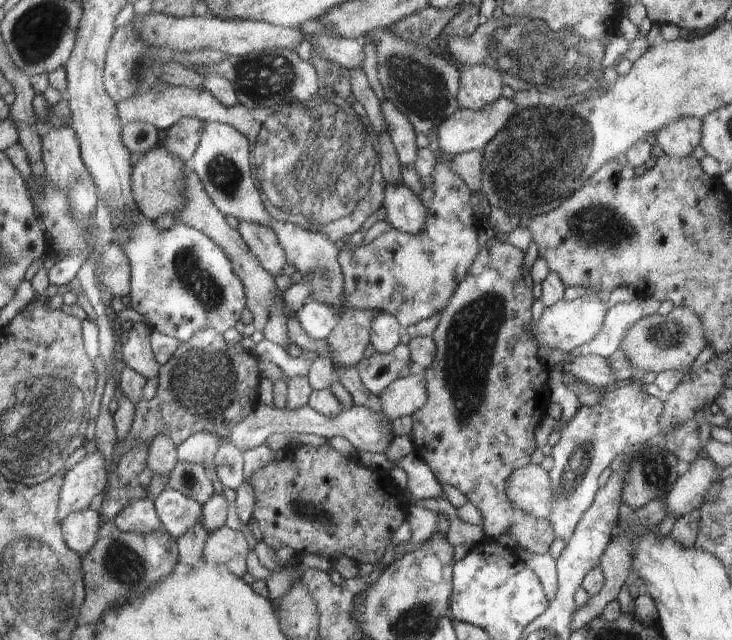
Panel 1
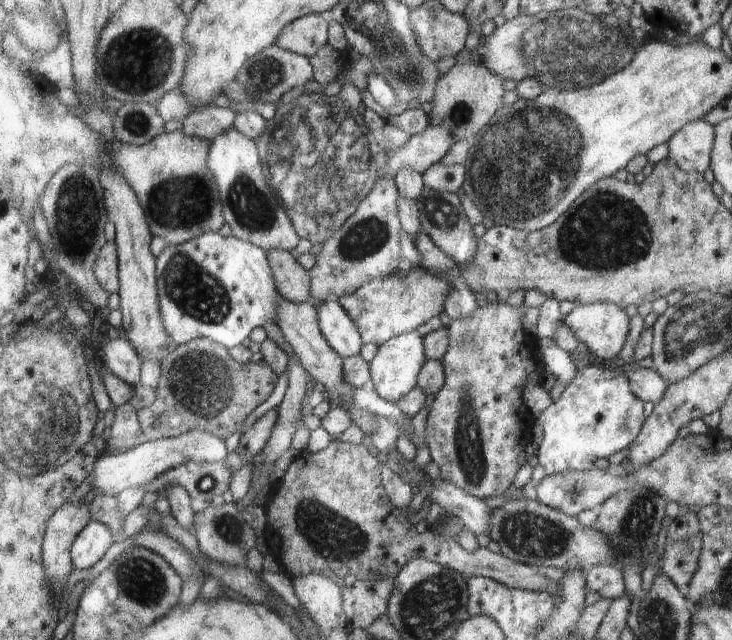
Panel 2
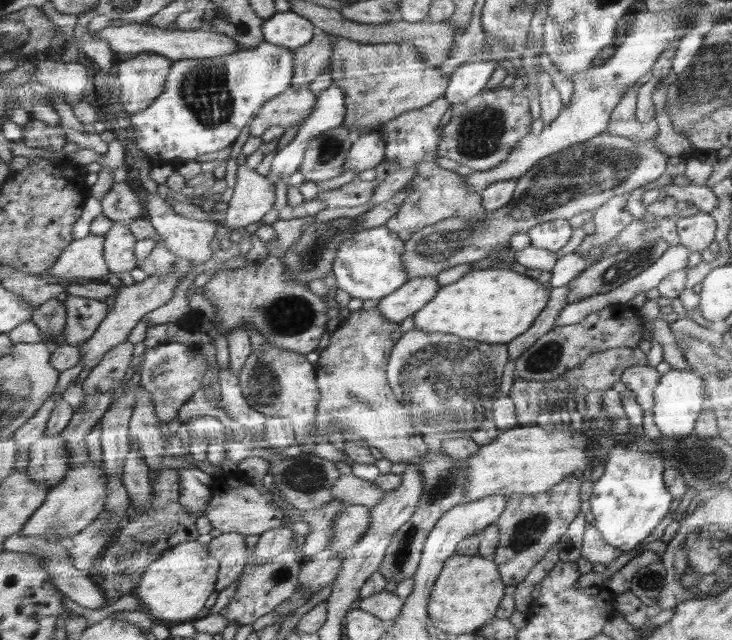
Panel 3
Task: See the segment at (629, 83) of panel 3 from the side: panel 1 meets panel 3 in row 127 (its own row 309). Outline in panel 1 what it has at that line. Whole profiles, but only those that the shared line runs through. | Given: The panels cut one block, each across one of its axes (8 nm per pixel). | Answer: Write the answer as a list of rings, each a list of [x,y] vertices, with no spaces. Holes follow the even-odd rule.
[[[583,296],[574,301],[566,301],[563,298],[552,307],[545,308],[543,316],[532,324],[531,333],[539,342],[543,351],[549,352],[551,348],[557,348],[570,354],[579,346],[586,348],[588,344],[601,332],[607,309],[602,300],[597,296]]]

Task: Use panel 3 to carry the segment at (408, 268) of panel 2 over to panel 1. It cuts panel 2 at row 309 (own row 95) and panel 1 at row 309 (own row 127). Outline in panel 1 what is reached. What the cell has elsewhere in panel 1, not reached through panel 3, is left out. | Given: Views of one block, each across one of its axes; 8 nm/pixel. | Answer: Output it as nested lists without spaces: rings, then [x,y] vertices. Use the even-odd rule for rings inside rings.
[[[344,308],[339,324],[329,336],[327,344],[335,359],[335,368],[340,365],[358,365],[366,348],[371,343],[371,329],[377,318],[371,309]]]

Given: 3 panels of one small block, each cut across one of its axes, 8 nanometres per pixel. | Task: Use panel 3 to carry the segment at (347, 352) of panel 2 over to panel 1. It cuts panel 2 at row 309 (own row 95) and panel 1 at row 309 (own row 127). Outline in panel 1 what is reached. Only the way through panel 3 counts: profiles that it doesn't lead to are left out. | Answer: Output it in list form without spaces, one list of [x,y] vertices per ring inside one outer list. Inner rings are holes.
[[[311,298],[296,312],[296,318],[310,338],[320,341],[332,336],[340,316],[336,307]]]

